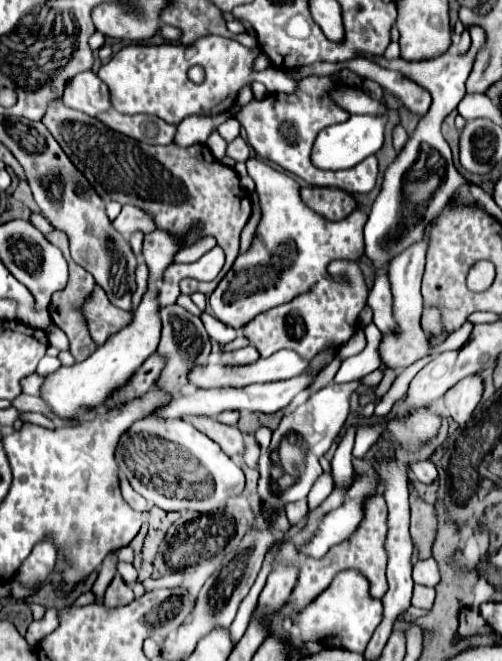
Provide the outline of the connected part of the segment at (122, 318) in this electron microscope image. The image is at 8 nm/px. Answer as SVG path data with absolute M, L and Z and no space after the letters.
M95 287L93 295L91 295L91 301L87 301L83 313L87 317L91 337L97 345L103 345L111 335L115 335L117 331L127 327L133 319L131 313L125 313L125 311L117 309L107 299L107 295L101 287Z

